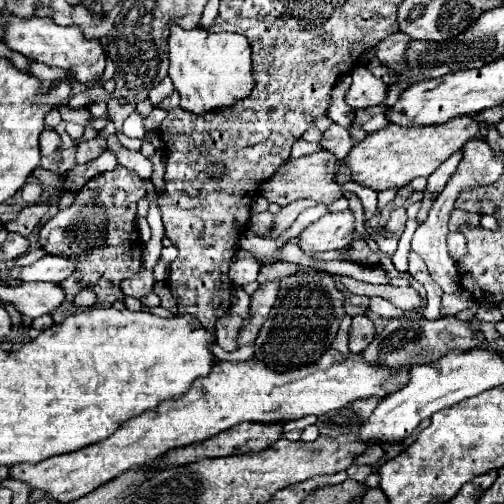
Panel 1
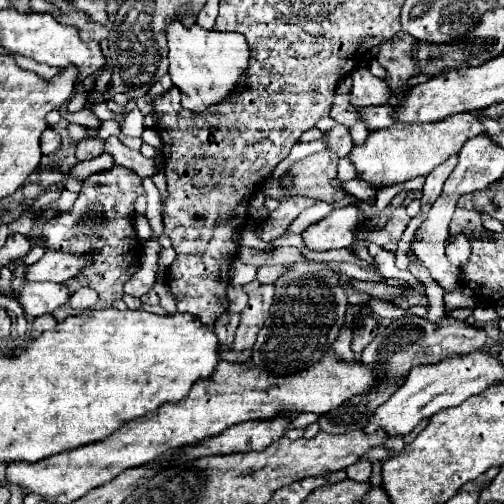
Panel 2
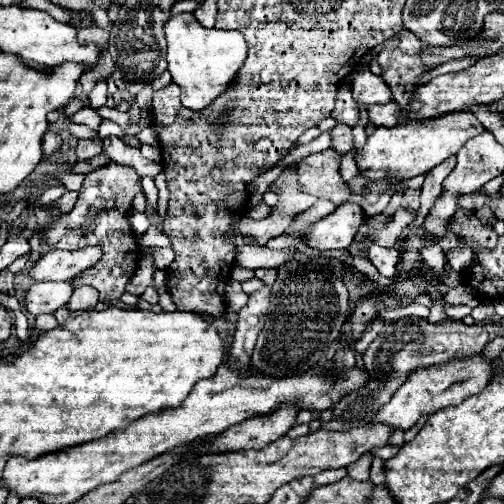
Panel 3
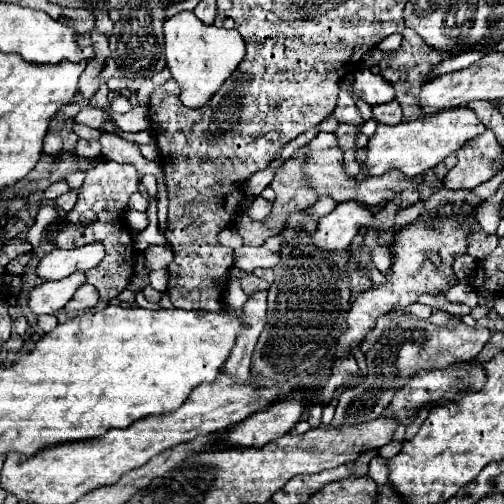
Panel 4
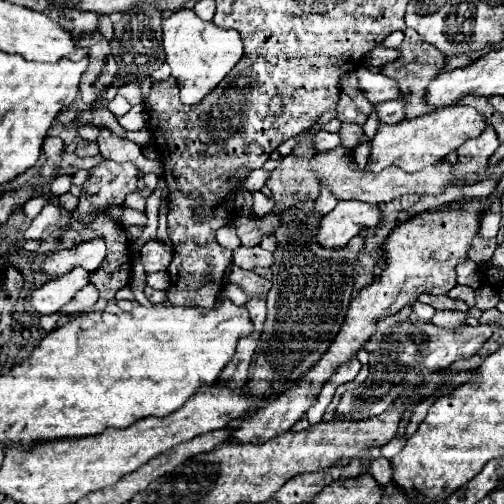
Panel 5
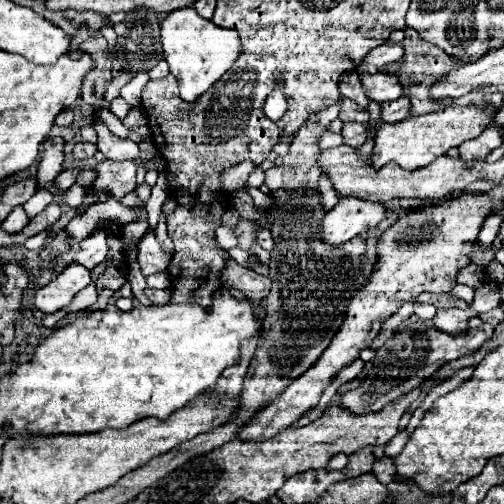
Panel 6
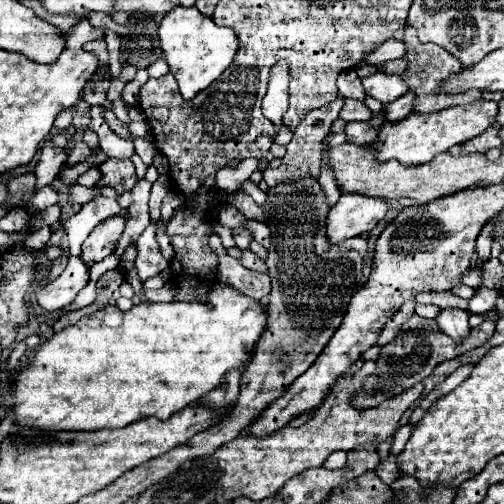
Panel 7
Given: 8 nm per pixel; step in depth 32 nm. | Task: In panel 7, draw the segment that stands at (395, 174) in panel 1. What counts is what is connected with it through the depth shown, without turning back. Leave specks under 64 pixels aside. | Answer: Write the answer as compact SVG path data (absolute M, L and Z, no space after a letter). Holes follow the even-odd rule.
M474 100L470 104L464 106L450 106L444 108L440 112L434 114L418 114L412 112L408 118L392 124L386 122L380 132L378 132L378 140L374 144L376 148L376 158L380 162L396 158L400 160L404 166L416 166L416 164L426 164L430 162L434 156L438 156L440 152L446 152L450 146L454 144L462 144L470 138L480 136L484 130L488 130L498 116L498 102L494 100Z

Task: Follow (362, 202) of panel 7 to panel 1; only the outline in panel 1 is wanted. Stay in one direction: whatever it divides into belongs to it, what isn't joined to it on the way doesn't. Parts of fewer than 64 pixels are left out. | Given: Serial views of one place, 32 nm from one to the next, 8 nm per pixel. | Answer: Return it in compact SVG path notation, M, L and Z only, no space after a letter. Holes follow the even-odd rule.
M350 208L342 212L330 212L318 222L310 224L300 234L300 248L306 254L346 248L354 238L354 212Z

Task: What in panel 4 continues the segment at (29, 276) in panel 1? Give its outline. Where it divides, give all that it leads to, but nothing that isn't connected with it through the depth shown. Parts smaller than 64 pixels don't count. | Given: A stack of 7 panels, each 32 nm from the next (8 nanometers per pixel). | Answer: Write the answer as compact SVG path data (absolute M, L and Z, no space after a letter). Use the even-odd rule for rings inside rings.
M92 242L80 248L72 248L72 250L56 248L40 260L36 274L44 280L62 280L76 270L96 268L102 258L104 258L102 242Z

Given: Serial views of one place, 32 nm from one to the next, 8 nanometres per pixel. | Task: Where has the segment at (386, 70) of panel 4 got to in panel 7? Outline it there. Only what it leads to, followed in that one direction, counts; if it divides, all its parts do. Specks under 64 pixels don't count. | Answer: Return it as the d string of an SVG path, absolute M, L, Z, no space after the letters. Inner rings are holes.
M411 26L405 28L404 42L407 48L408 68L402 74L402 78L408 82L410 90L416 94L416 102L414 102L416 112L438 112L438 110L444 110L448 106L468 104L468 102L482 96L476 90L462 92L460 96L448 96L448 92L436 92L436 88L440 88L440 84L444 84L444 80L448 80L448 76L452 76L452 72L460 72L460 68L462 68L460 60L456 60L456 56L452 56L450 52L446 52L444 48L440 48L440 46L436 46L432 42L428 42L428 44L420 42L417 30Z

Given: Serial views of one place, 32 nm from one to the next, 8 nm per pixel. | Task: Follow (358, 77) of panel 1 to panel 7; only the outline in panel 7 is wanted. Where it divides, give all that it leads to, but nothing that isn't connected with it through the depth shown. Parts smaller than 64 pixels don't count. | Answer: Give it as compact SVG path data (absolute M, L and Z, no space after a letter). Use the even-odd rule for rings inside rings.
M372 74L362 80L364 90L368 96L380 100L382 104L390 104L408 92L408 84L404 84L402 76L388 76L388 74Z

